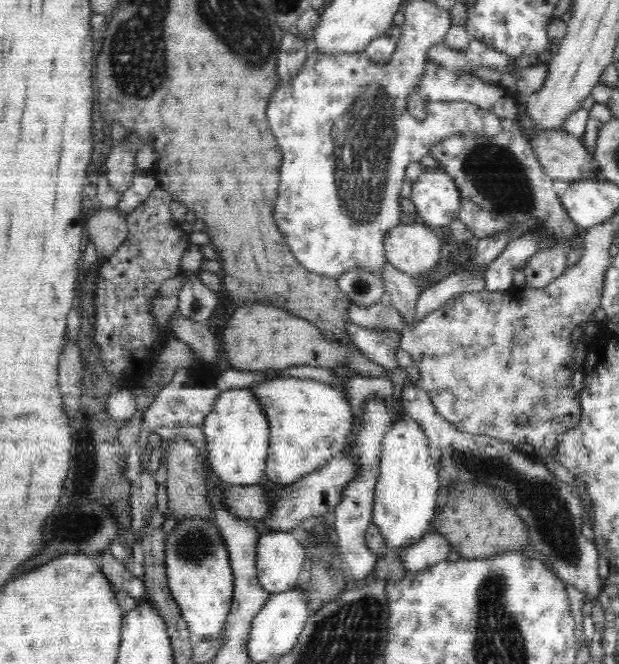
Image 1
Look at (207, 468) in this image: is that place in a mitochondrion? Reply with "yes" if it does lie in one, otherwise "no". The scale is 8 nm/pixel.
no

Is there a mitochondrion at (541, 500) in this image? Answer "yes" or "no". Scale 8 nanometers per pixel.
yes

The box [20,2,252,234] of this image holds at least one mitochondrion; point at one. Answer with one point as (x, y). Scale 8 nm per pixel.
(133, 84)

